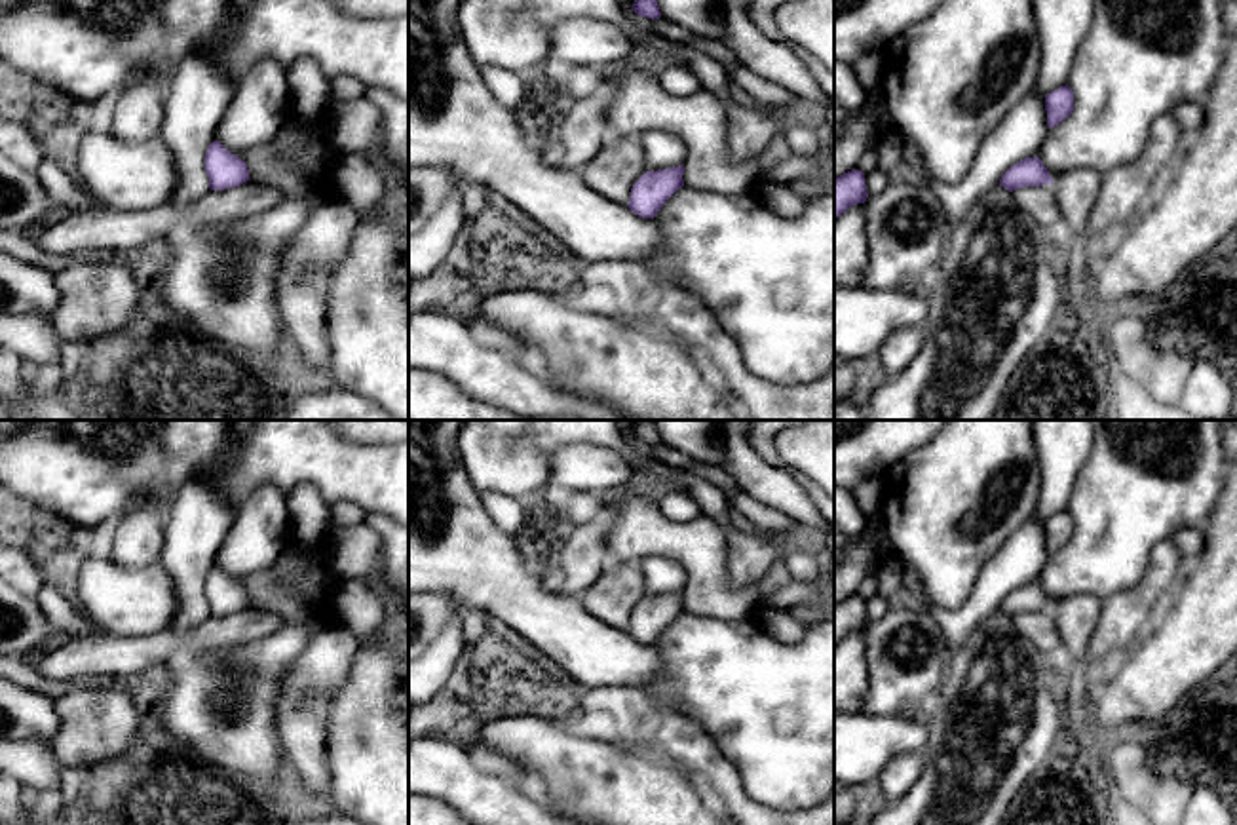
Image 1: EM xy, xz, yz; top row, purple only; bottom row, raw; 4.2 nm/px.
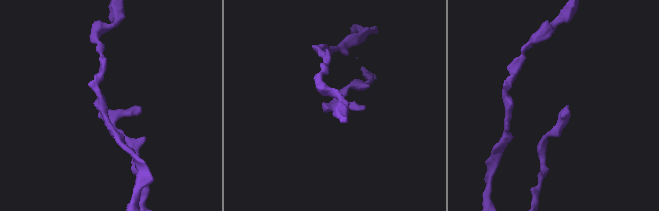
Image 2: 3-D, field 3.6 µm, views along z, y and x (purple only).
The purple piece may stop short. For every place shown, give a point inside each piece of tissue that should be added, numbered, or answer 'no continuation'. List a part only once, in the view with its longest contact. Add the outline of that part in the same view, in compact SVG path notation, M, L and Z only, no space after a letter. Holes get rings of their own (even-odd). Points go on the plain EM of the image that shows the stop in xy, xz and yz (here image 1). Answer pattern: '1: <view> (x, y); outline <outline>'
1: yz (1021, 559); outline M1032 515L984 565L969 599L956 610L935 606L918 574L903 563L903 599L927 608L944 633L948 654L960 650L971 631L988 620L1005 597L1024 584L1034 584L1049 559L1045 521Z

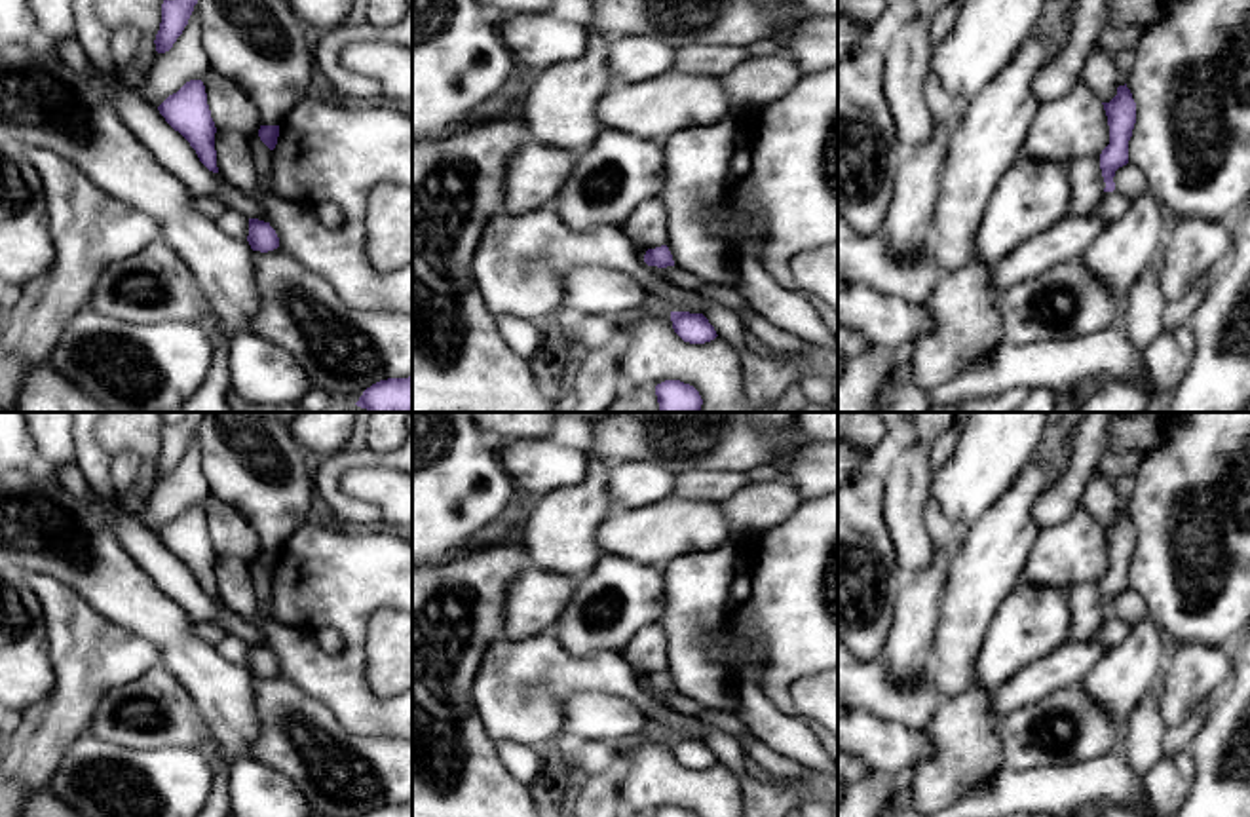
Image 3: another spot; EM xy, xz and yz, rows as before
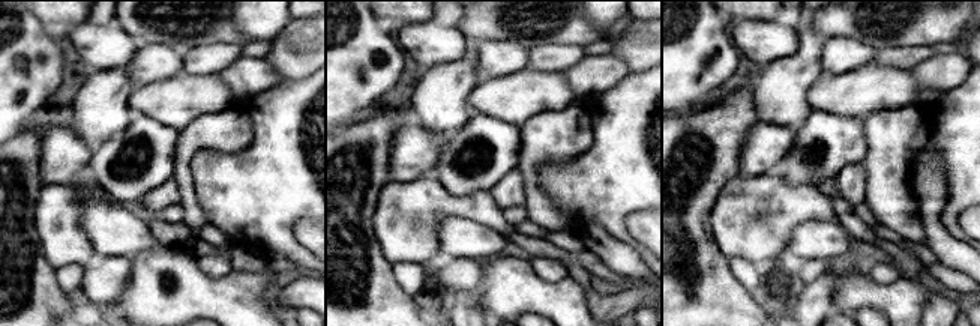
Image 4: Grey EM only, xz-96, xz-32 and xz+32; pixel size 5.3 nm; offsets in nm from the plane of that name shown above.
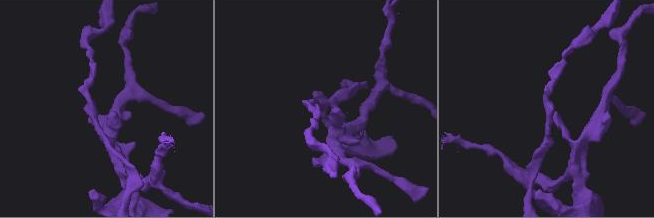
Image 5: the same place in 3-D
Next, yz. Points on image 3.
no continuation

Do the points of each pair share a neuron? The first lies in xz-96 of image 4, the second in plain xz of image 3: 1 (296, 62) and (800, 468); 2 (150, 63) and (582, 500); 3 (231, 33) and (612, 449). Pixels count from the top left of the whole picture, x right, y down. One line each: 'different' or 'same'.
1: same
2: different
3: same

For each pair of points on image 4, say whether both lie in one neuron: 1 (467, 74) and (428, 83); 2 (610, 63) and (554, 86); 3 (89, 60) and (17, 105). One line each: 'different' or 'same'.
1: same
2: different
3: different

